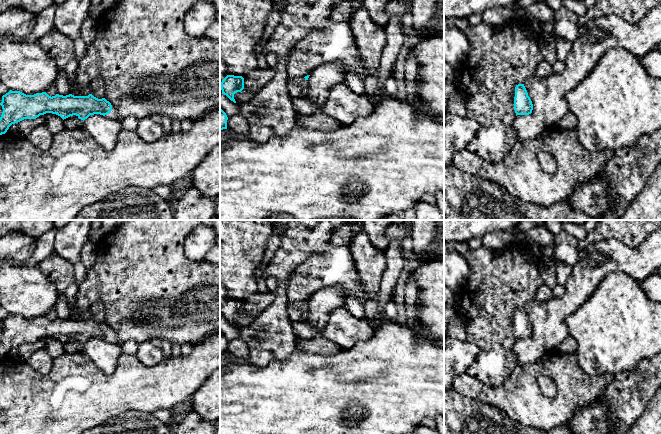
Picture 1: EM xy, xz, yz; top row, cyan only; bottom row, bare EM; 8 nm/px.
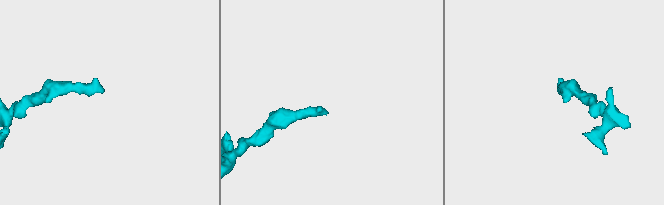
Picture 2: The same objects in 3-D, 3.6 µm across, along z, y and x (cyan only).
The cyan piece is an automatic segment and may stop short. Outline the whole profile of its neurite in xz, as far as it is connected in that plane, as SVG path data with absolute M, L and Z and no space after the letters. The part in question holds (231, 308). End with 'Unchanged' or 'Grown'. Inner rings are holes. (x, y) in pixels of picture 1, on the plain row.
M227 299L221 306L222 318L236 327L234 318L244 313L244 302L242 300Z. Unchanged

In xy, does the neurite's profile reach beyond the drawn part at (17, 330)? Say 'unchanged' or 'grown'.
grown

